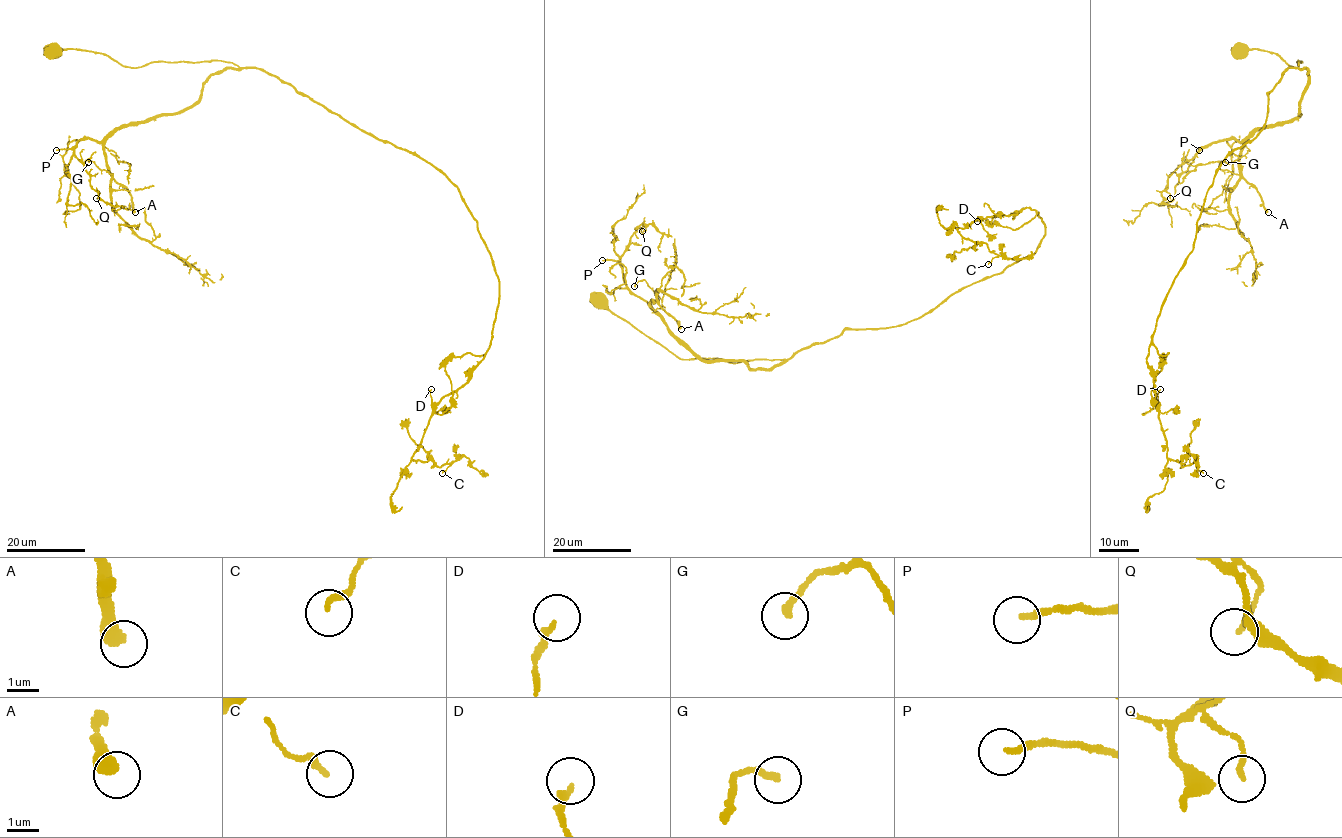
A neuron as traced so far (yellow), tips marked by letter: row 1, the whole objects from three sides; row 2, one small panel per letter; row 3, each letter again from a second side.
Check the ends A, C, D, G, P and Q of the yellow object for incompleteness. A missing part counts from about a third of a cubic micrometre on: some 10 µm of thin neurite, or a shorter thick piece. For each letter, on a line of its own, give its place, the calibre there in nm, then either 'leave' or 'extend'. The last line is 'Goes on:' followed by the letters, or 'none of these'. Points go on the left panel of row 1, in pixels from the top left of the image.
A: place (135, 212); calibre 480 nm; extend
C: place (442, 473); calibre 180 nm; leave
D: place (431, 389); calibre 180 nm; leave
G: place (88, 162); calibre 240 nm; leave
P: place (56, 150); calibre 200 nm; extend
Q: place (96, 198); calibre 160 nm; leave
Goes on: A, P

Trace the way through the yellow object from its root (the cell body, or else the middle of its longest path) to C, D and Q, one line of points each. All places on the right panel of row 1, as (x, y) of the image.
C: (1240, 51), (1301, 62), (1269, 92), (1257, 135), (1221, 162), (1146, 359), (1167, 457), (1203, 473)
D: (1240, 51), (1301, 62), (1269, 92), (1264, 126), (1221, 162), (1208, 188), (1146, 359), (1158, 403), (1160, 389)
Q: (1240, 51), (1300, 61), (1308, 71), (1300, 112), (1242, 141), (1202, 146), (1169, 177), (1170, 198)

